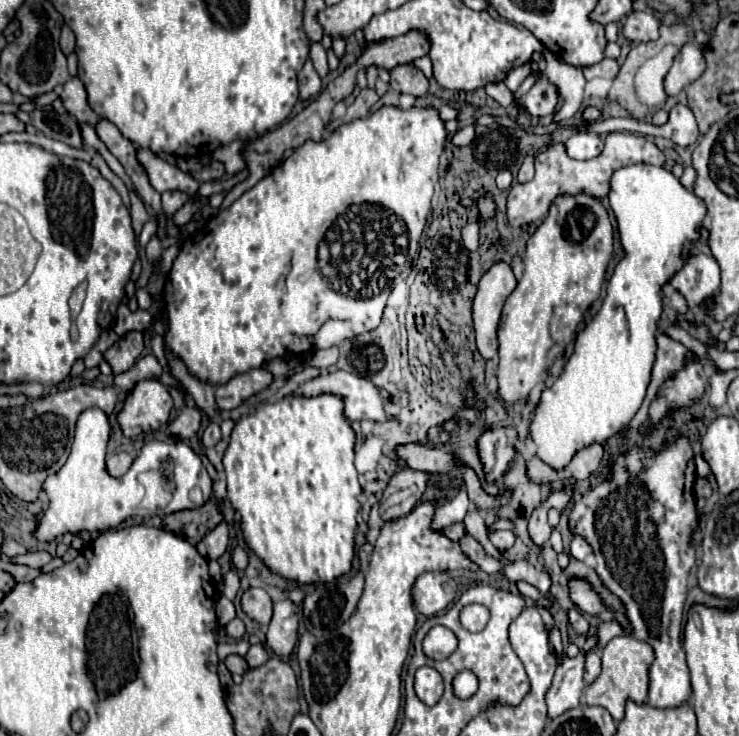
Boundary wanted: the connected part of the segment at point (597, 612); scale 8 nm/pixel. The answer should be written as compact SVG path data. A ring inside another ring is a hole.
M568 578L568 592L570 592L570 600L572 604L586 612L592 614L600 620L614 620L614 612L602 602L600 594L592 588L592 584L584 578Z

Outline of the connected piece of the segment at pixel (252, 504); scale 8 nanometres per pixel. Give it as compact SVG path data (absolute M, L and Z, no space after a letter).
M290 394L278 402L260 404L252 414L248 414L248 418L240 418L236 422L232 436L230 436L228 450L224 454L224 468L226 468L226 478L228 478L228 500L242 518L240 528L244 534L244 542L264 562L264 566L268 566L268 570L272 570L274 574L306 586L306 584L314 584L314 582L320 582L320 584L332 582L332 580L336 580L352 570L354 544L356 544L354 536L356 536L356 528L358 528L356 516L360 510L358 494L362 492L360 482L358 482L358 472L354 468L354 444L356 444L356 436L354 436L354 430L350 428L348 420L344 416L342 398L334 396L334 394L322 394L316 398L304 398L304 396Z

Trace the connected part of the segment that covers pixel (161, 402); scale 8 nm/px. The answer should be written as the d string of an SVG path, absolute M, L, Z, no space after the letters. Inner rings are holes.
M142 380L128 394L122 412L118 414L118 424L124 436L134 438L138 434L154 432L168 422L172 410L172 398L168 390L156 380Z

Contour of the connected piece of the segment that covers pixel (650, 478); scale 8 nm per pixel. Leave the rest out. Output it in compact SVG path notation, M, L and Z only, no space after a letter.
M678 438L672 446L660 452L634 448L614 462L612 476L576 502L570 514L570 528L584 536L596 554L596 572L602 582L626 604L628 618L634 626L634 636L654 648L654 662L650 666L648 704L652 708L676 708L690 700L690 674L686 656L680 646L682 612L688 590L688 572L694 566L696 550L690 546L690 534L698 524L698 510L694 498L694 454L686 438Z

